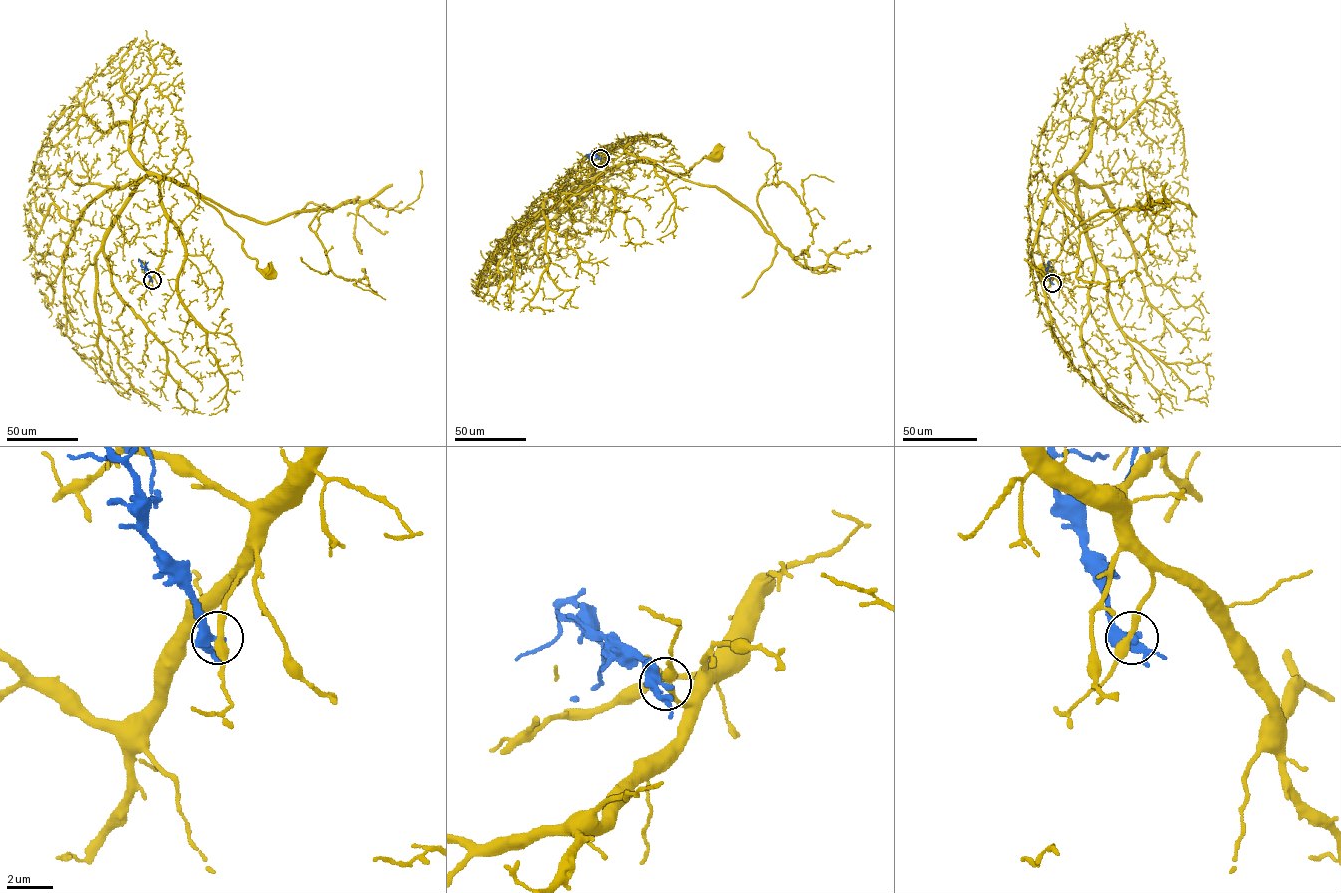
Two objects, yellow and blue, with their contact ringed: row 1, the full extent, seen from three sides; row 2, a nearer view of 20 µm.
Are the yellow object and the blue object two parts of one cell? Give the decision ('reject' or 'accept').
reject

